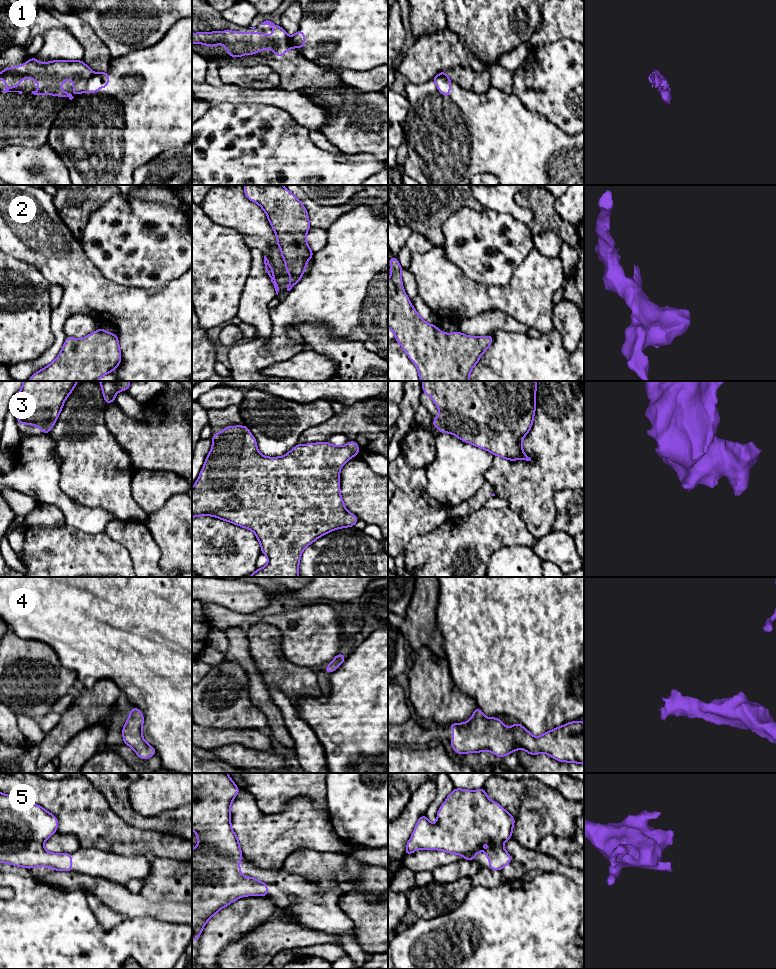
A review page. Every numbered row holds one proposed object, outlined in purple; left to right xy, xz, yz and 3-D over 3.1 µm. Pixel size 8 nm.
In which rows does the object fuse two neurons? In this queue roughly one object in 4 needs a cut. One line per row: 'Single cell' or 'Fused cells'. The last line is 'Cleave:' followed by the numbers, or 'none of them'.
1: Fused cells
2: Single cell
3: Single cell
4: Single cell
5: Single cell
Cleave: 1

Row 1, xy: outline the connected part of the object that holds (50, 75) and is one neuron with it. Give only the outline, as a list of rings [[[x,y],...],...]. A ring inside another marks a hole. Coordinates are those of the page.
[[[36,57],[29,59],[25,64],[17,67],[9,67],[7,69],[0,71],[0,79],[5,81],[6,89],[1,92],[18,92],[22,94],[22,91],[10,91],[10,87],[20,86],[22,79],[32,78],[38,83],[39,89],[32,91],[31,94],[34,95],[56,95],[58,97],[68,97],[72,100],[74,97],[70,92],[64,92],[60,86],[61,84],[69,79],[73,80],[73,92],[75,92],[78,97],[86,89],[88,80],[94,75],[94,72],[83,62],[83,60],[71,61],[71,60],[55,60],[46,63],[39,62]]]

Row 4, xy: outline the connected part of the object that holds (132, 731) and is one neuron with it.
[[[139,708],[130,709],[130,716],[122,729],[123,743],[130,746],[140,759],[149,759],[157,754],[156,750],[145,742],[142,736],[144,717]]]

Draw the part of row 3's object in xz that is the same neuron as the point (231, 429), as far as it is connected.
[[[229,426],[221,433],[214,433],[212,436],[212,448],[204,462],[203,468],[192,488],[192,518],[197,516],[213,516],[221,520],[228,521],[240,527],[253,531],[261,544],[261,553],[267,556],[268,563],[265,567],[257,569],[247,577],[299,577],[299,562],[303,550],[312,544],[319,537],[330,531],[340,528],[353,527],[359,520],[358,517],[350,513],[343,502],[340,493],[340,468],[351,458],[359,453],[359,445],[355,441],[349,441],[346,445],[335,446],[327,441],[311,444],[297,444],[287,454],[282,457],[266,457],[260,454],[257,448],[255,437],[249,432],[249,428],[242,426]]]

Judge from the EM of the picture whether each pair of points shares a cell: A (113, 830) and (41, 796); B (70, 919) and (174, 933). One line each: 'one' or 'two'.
A: one
B: one

